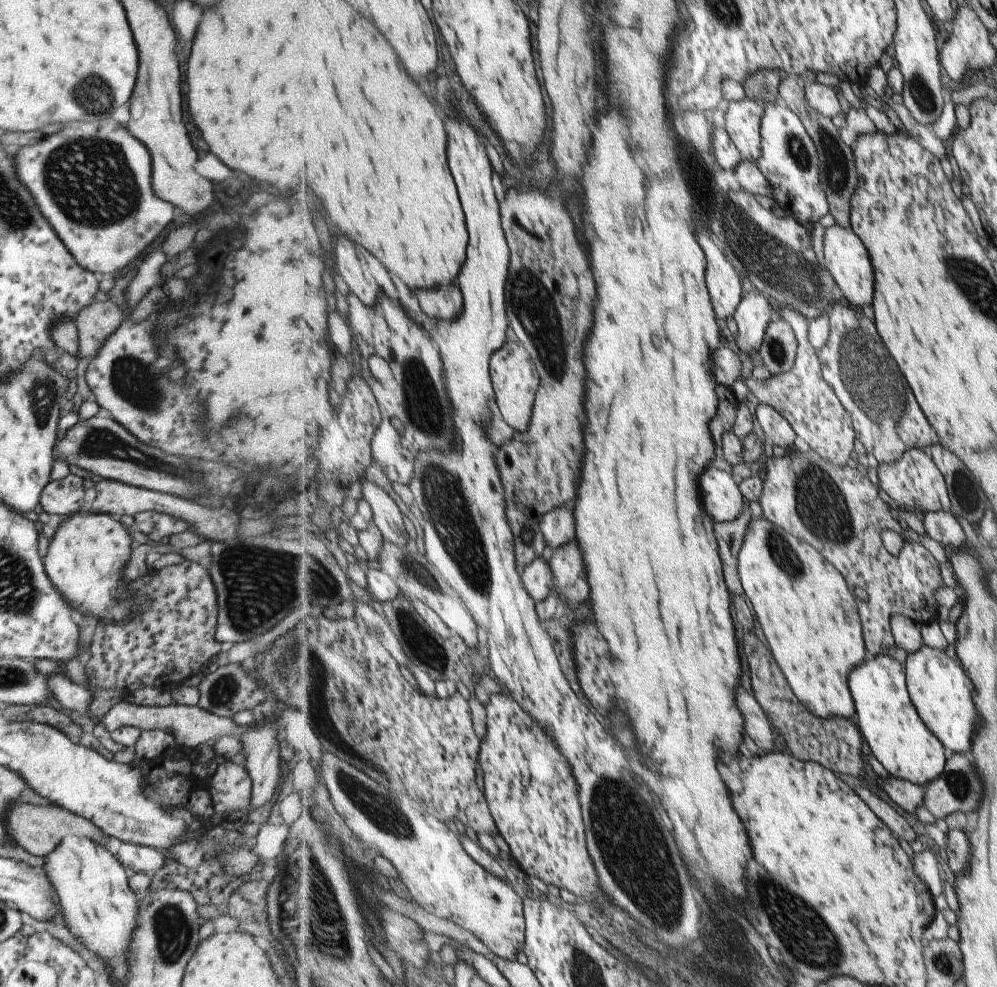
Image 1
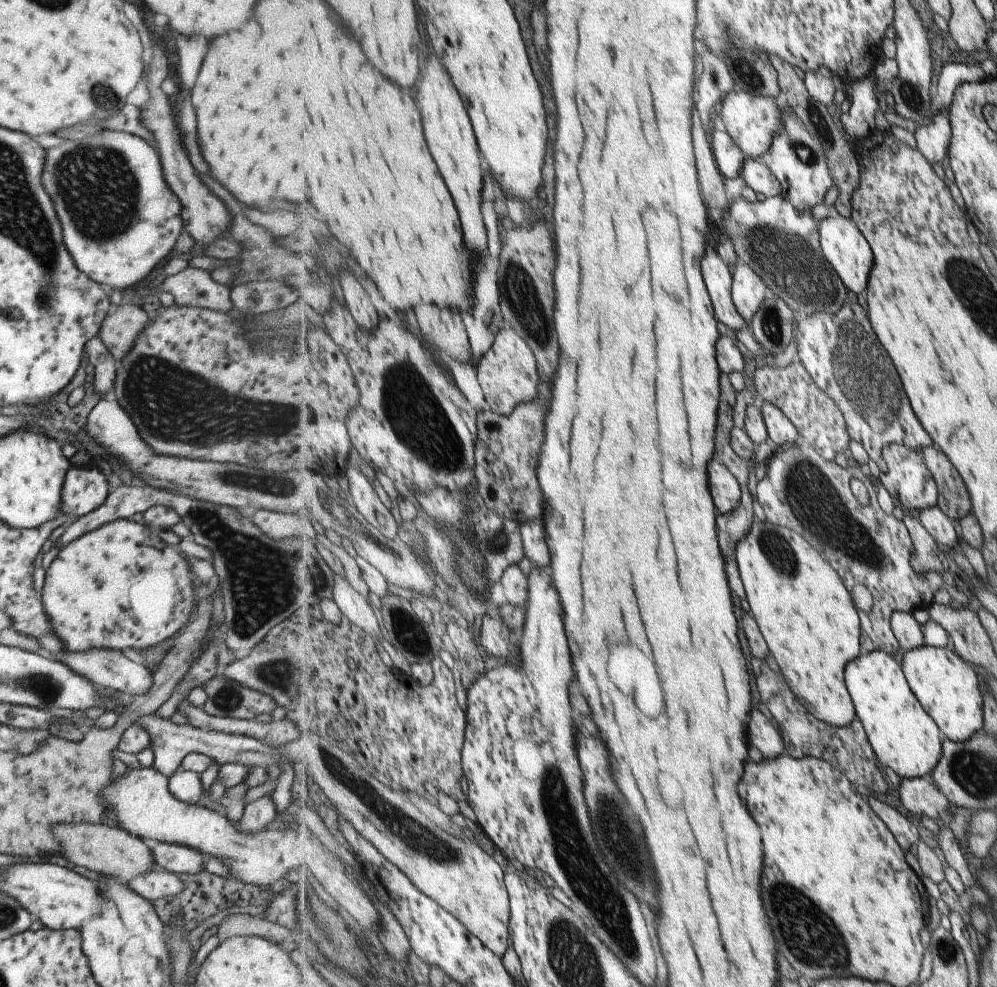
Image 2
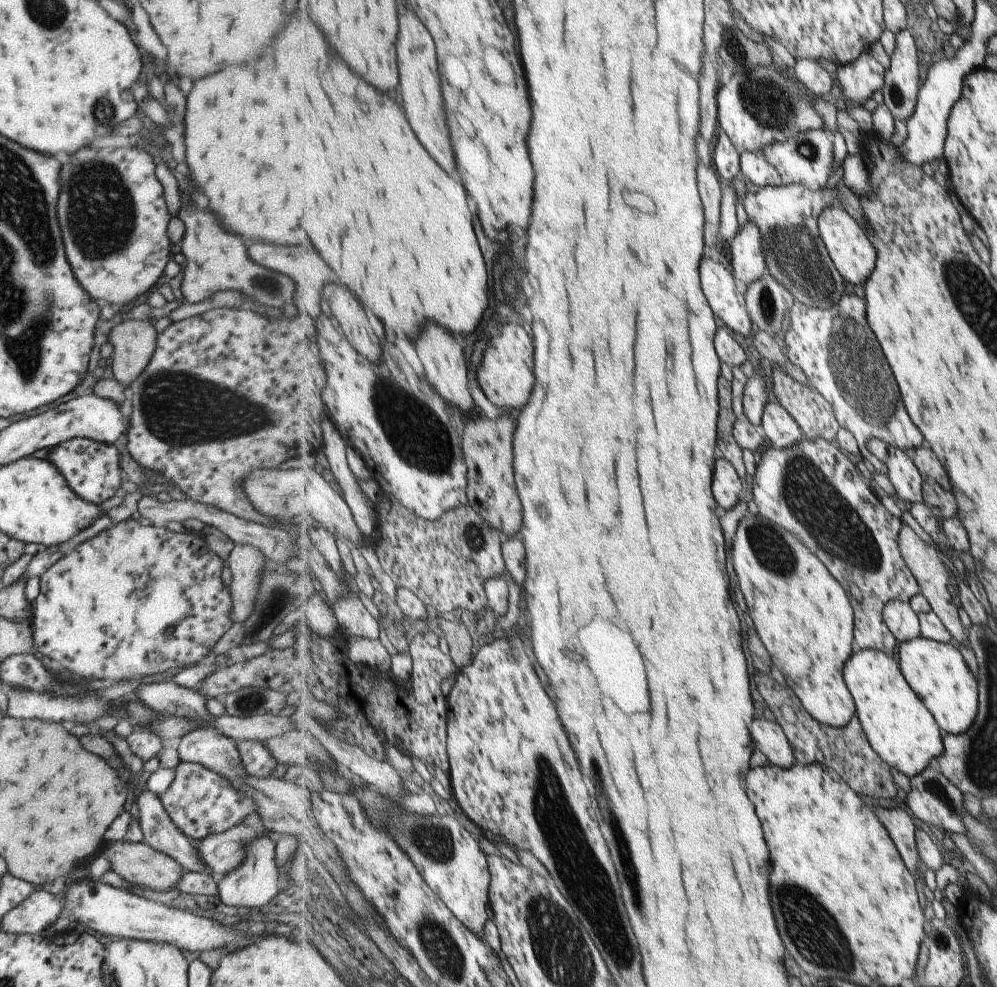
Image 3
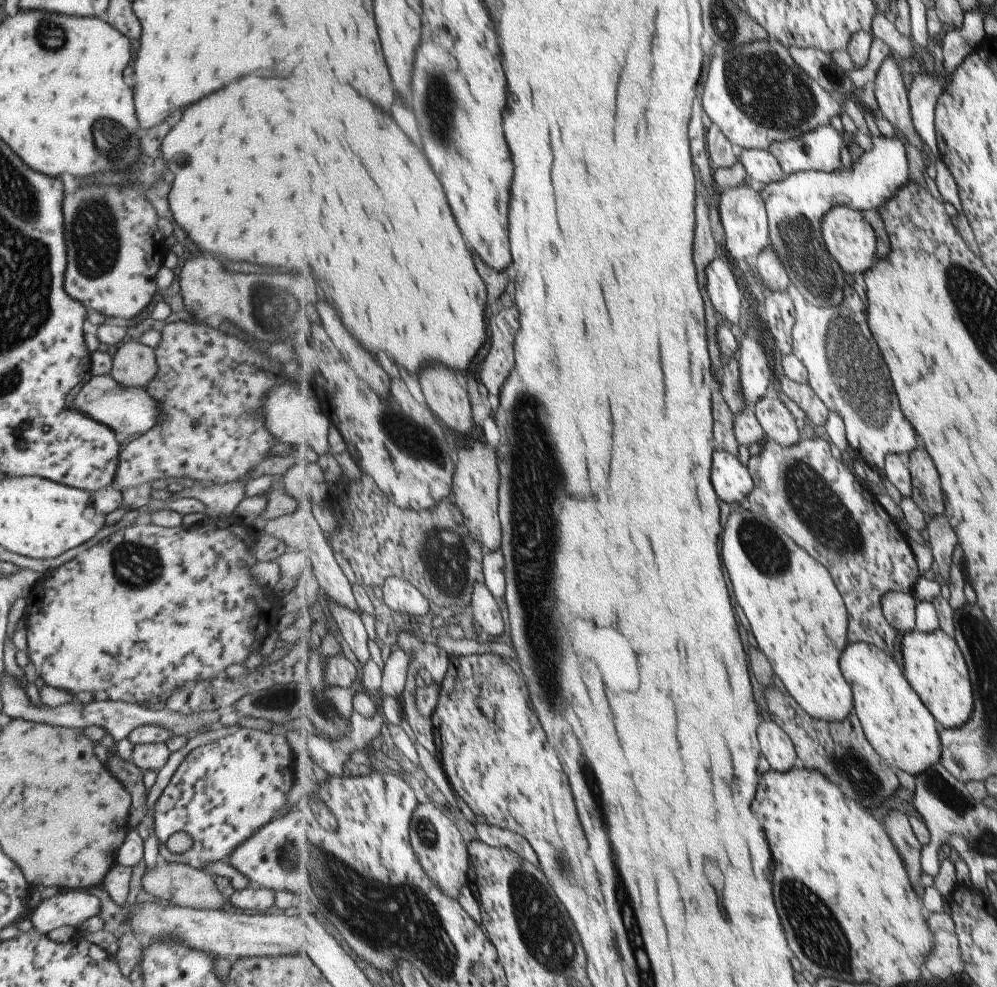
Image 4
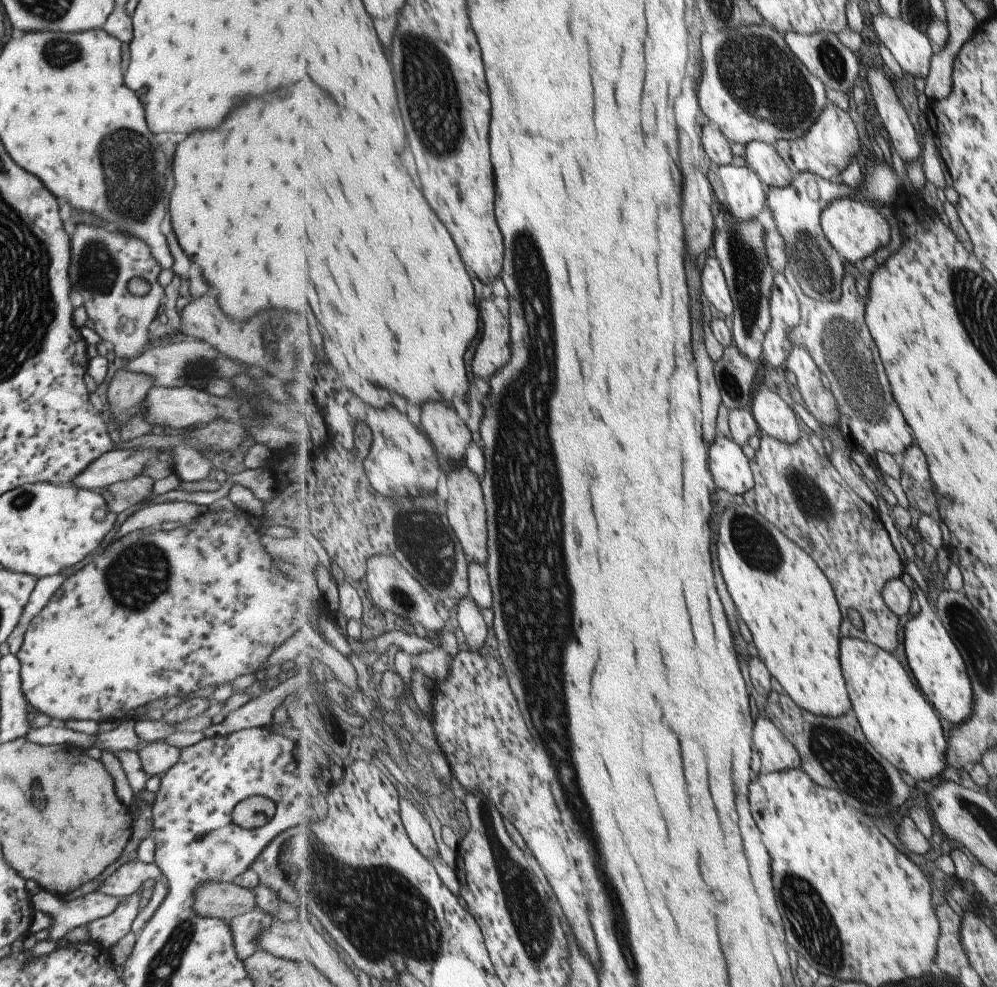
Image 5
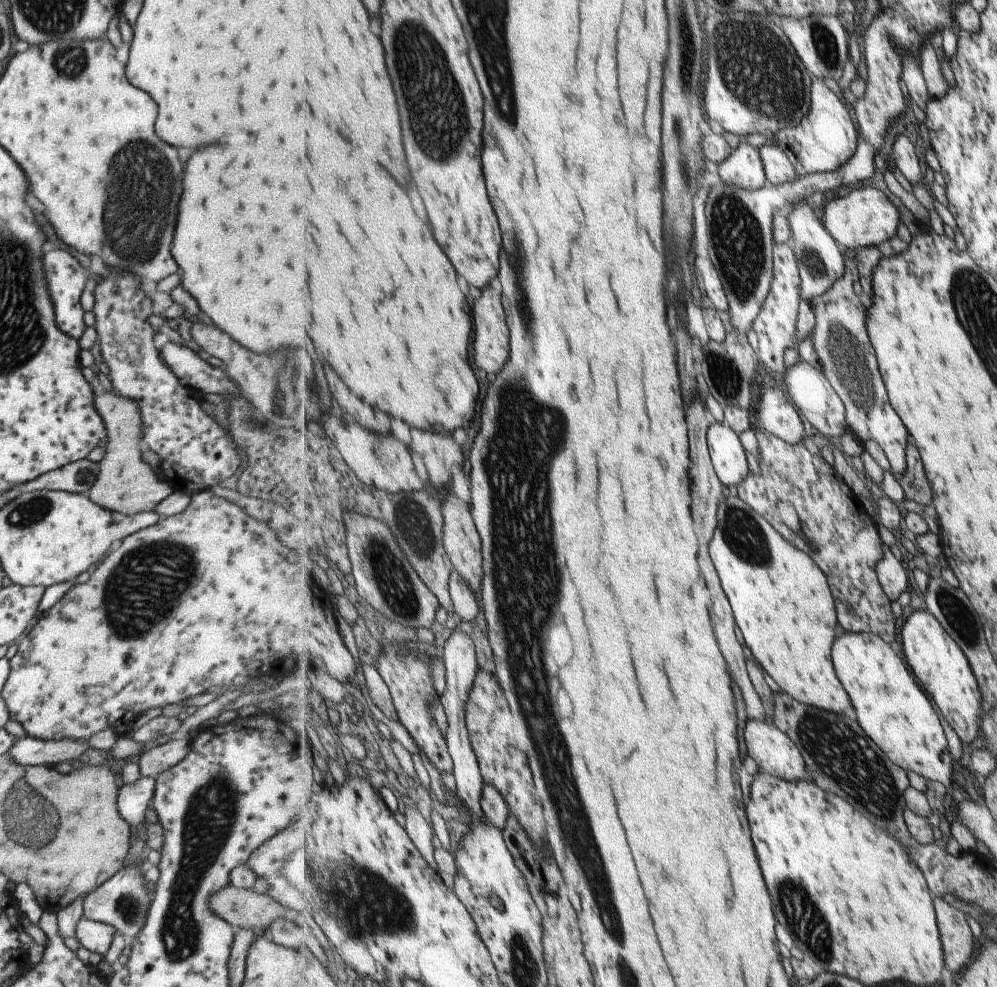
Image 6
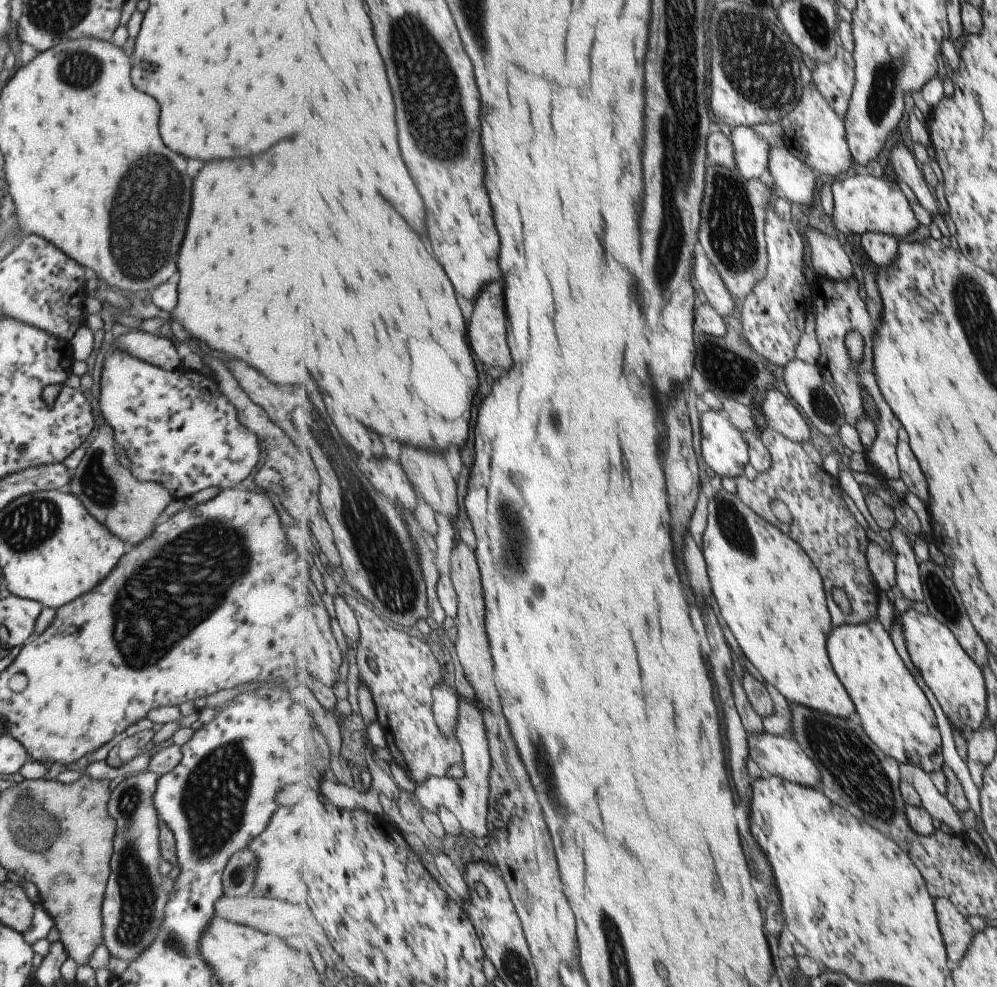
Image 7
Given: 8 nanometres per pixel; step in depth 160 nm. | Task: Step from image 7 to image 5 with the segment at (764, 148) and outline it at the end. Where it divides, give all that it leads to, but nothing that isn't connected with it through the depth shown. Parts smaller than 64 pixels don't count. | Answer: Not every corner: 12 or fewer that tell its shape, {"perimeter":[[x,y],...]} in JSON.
{"perimeter":[[721,165],[726,212],[741,222],[765,210],[768,186],[748,166]]}

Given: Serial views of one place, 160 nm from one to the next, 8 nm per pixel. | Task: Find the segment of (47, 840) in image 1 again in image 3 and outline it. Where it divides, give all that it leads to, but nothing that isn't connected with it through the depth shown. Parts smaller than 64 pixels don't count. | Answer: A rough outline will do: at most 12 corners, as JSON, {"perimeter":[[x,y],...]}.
{"perimeter":[[113,841],[103,854],[131,886],[167,891],[183,870],[143,842]]}

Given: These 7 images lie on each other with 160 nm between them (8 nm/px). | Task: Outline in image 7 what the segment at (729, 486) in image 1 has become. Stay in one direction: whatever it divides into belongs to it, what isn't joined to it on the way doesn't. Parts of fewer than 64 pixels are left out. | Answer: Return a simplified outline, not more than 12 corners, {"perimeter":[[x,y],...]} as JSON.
{"perimeter":[[725,412],[700,417],[702,457],[720,478],[744,476],[749,444]]}

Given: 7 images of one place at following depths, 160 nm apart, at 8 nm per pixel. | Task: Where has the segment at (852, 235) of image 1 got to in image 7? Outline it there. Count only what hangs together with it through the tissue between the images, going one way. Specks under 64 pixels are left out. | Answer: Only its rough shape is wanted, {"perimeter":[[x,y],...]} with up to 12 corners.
{"perimeter":[[852,172],[830,182],[845,235],[901,240],[920,225],[901,188]]}

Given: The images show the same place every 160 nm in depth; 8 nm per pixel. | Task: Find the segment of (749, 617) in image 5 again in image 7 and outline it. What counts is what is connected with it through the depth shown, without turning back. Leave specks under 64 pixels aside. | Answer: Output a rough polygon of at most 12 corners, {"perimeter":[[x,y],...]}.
{"perimeter":[[737,494],[703,552],[727,626],[790,704],[848,719],[808,552]]}

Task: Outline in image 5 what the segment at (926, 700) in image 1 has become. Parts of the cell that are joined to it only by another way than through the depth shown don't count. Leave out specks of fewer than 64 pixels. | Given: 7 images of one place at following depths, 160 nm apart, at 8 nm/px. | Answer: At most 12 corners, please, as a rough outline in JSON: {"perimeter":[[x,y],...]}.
{"perimeter":[[915,583],[904,628],[919,686],[954,728],[971,714],[962,651]]}

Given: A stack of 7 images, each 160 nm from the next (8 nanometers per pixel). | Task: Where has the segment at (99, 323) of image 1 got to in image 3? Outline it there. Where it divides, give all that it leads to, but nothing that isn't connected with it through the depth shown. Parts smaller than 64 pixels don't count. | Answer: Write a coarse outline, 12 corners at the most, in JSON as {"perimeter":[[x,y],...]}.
{"perimeter":[[127,319],[107,333],[115,381],[132,383],[155,348],[154,320]]}

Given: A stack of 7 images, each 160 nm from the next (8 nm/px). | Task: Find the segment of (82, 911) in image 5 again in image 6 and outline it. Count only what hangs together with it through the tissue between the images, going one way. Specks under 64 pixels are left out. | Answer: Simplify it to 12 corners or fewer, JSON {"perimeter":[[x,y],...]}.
{"perimeter":[[121,864],[84,898],[83,917],[130,942],[151,902],[144,864]]}

